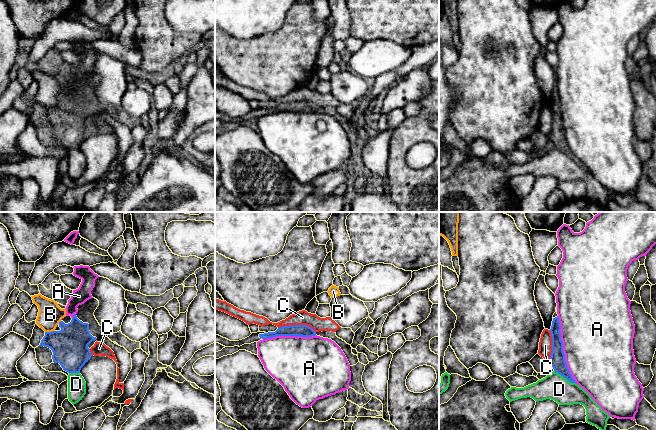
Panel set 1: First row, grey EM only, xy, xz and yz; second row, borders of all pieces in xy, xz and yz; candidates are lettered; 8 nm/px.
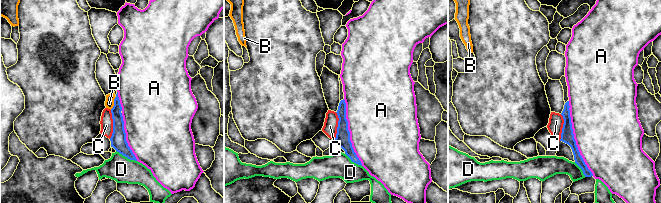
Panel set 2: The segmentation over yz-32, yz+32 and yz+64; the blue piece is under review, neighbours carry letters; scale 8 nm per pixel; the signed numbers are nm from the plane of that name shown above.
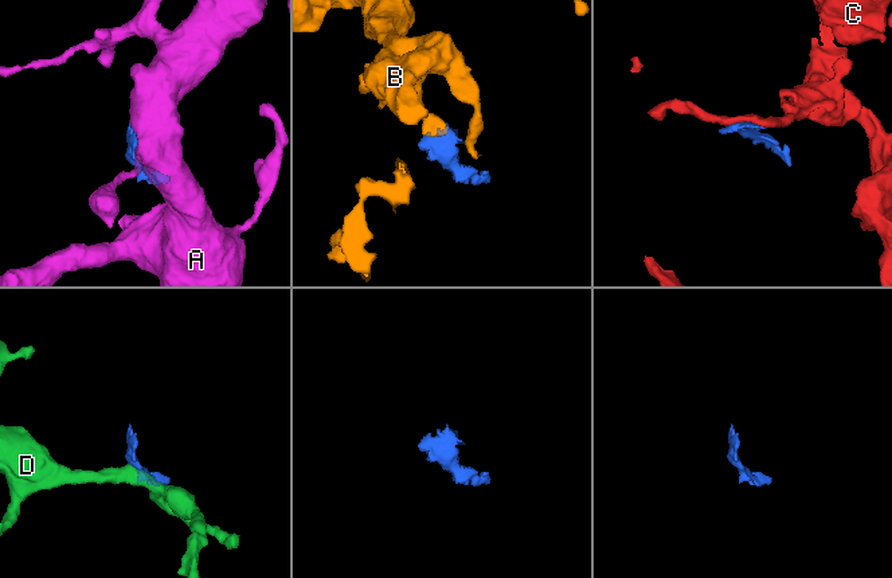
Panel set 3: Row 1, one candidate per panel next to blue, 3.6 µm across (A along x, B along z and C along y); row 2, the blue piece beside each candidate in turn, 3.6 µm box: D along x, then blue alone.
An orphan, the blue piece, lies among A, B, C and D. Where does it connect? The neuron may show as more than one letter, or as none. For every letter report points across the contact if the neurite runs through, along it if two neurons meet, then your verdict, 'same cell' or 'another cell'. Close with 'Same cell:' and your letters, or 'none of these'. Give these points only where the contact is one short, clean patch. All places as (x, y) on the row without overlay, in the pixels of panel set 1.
A: same cell
B: border along xy (53, 106), (45, 108); another cell
C: border along xz (278, 103), (308, 101), (315, 108); another cell
D: border along yz (554, 146), (575, 159); another cell
Same cell: A

